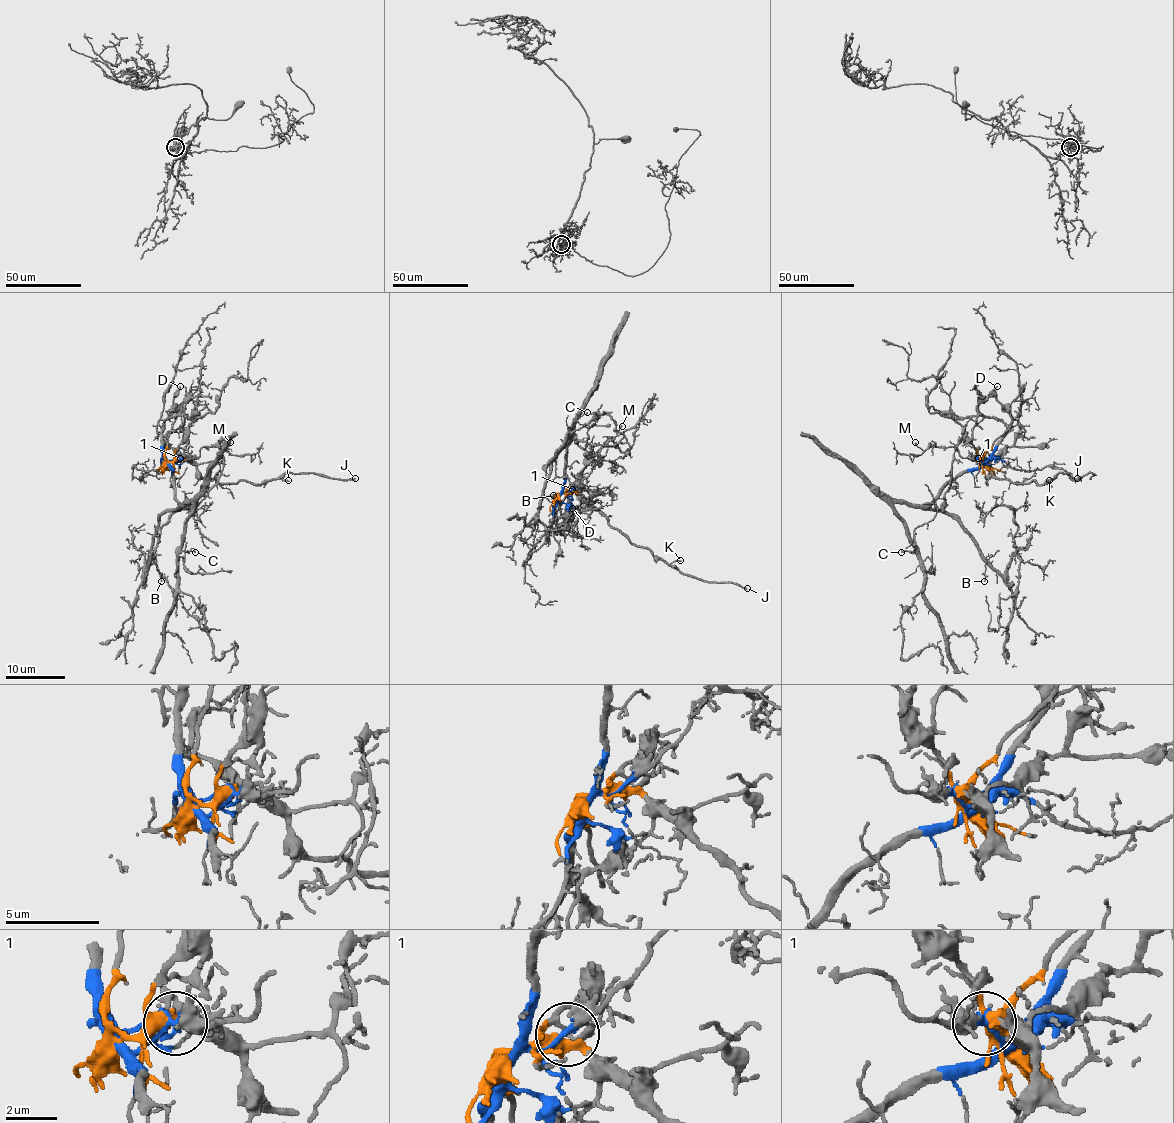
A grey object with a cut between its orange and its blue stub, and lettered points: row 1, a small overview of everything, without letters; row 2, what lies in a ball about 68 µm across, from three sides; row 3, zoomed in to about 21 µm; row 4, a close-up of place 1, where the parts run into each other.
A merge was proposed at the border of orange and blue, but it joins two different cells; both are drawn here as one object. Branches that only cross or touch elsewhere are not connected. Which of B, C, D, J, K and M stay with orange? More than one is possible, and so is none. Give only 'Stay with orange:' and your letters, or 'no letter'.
Stay with orange: D, J, K

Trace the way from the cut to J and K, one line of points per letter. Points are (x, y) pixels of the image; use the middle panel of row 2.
J: (558, 497), (563, 492), (578, 492), (637, 546), (649, 549), (685, 574), (747, 589)
K: (558, 497), (563, 492), (578, 492), (637, 546), (649, 549), (668, 563), (680, 560)

